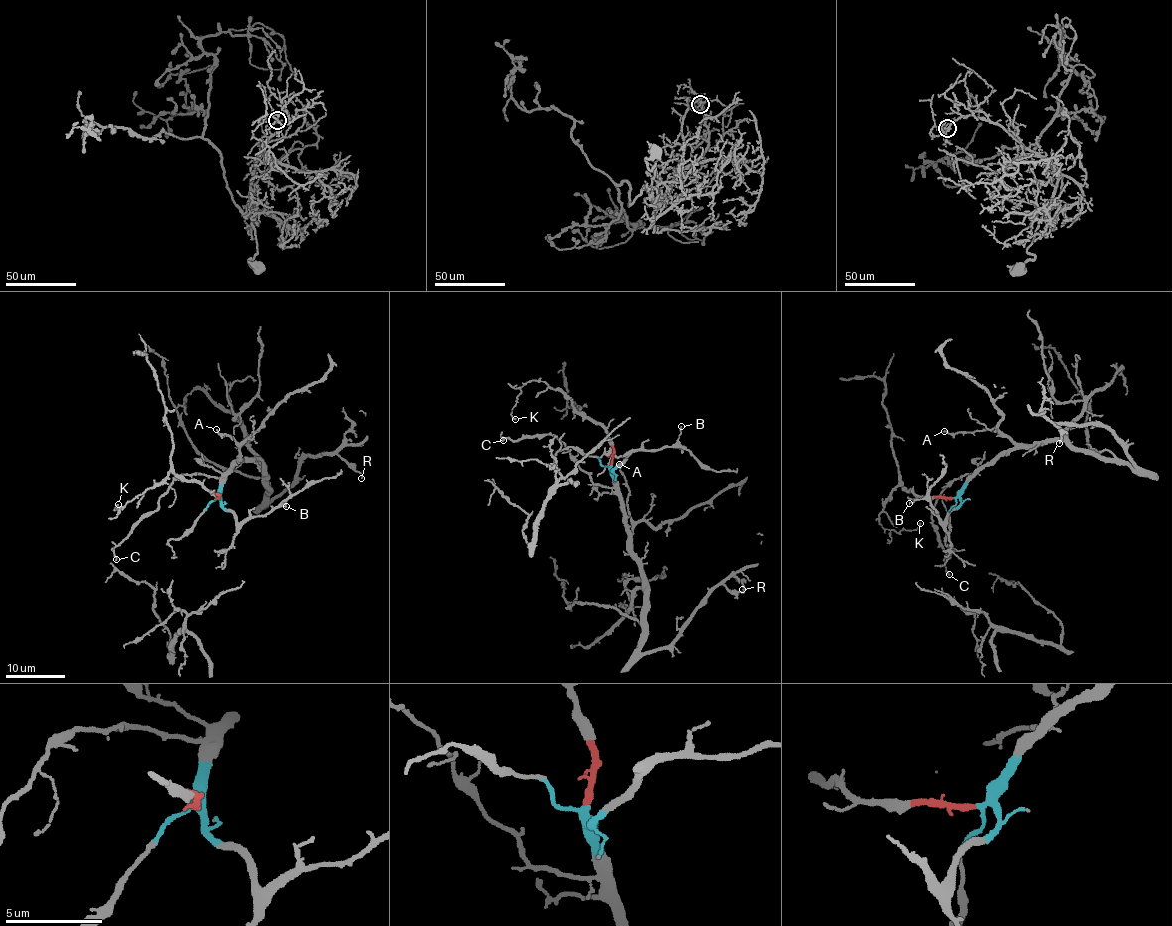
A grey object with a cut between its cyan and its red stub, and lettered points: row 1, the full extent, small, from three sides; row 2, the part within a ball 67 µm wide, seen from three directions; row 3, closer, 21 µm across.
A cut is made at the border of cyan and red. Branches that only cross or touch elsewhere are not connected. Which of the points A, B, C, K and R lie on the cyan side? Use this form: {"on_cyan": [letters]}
{"on_cyan": ["A", "B", "C", "R"]}

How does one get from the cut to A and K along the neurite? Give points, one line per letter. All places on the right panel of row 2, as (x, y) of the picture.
A: (954, 498), (976, 474), (1011, 451), (1014, 445), (1006, 436), (990, 430), (951, 433), (943, 430)
K: (954, 498), (923, 497), (901, 485), (878, 515), (885, 529), (897, 533), (916, 529), (920, 522)

